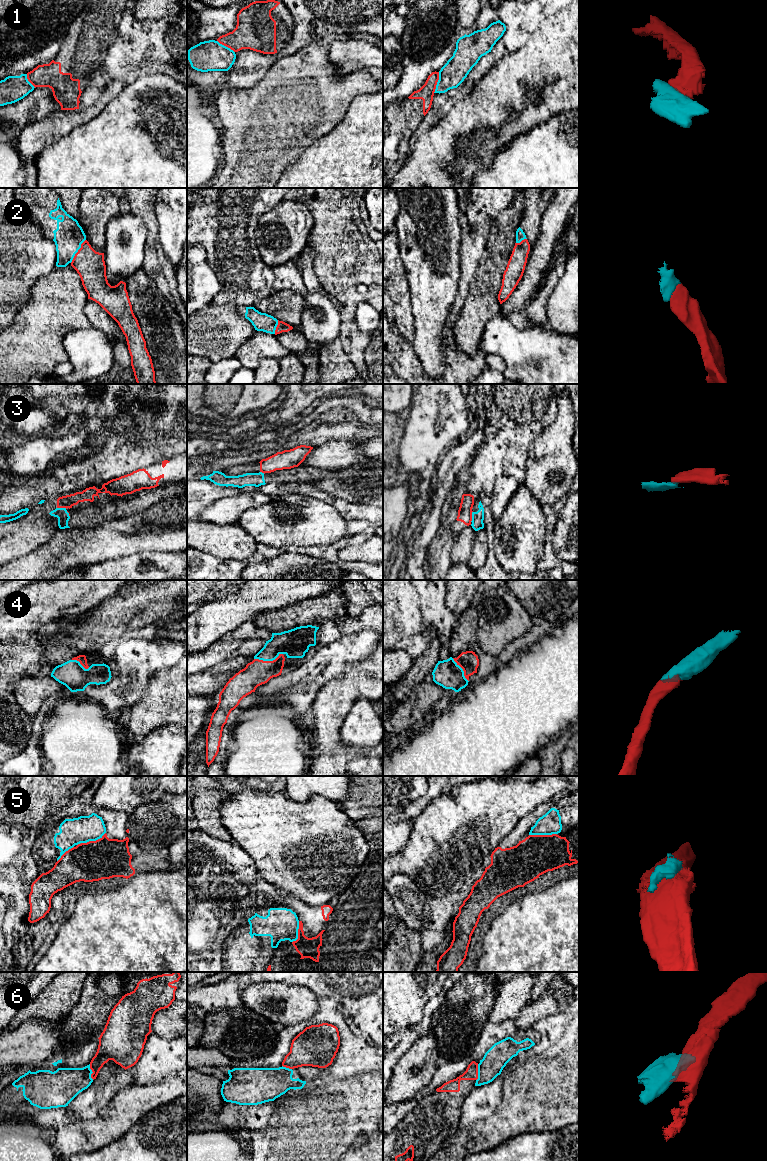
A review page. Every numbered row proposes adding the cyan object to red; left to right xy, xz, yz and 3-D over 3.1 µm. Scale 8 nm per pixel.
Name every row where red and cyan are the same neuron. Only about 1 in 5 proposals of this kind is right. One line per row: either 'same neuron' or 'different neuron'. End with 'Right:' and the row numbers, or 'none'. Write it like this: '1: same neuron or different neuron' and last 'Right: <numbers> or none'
1: different neuron
2: same neuron
3: different neuron
4: same neuron
5: different neuron
6: different neuron
Right: 2, 4

